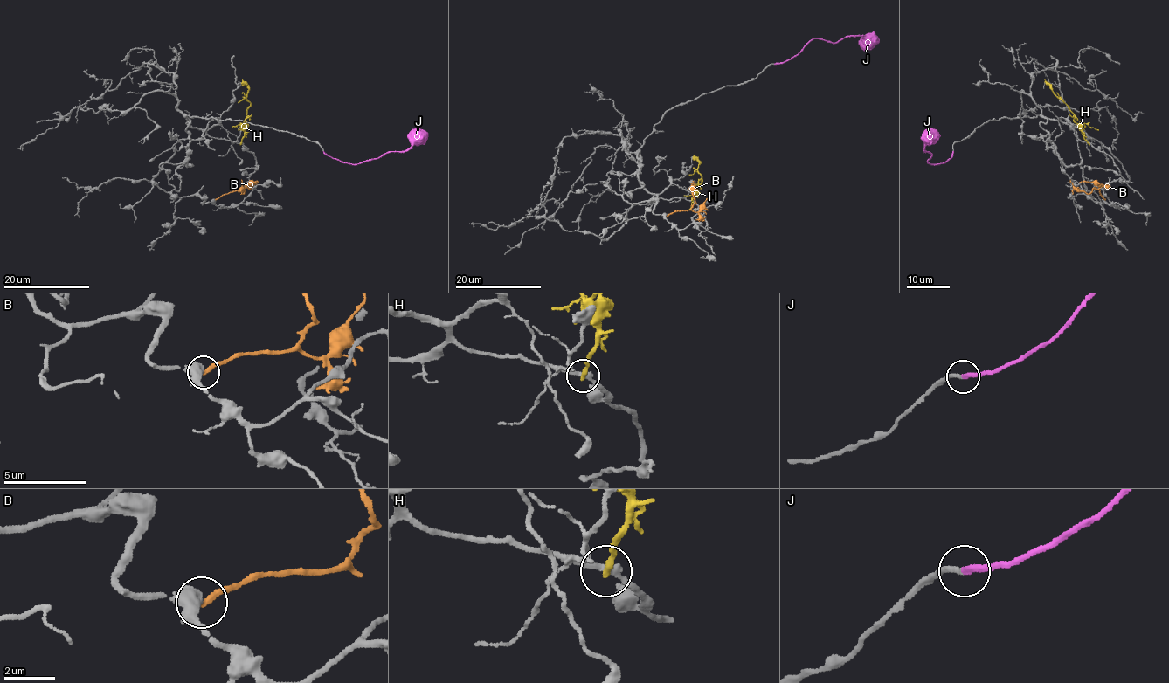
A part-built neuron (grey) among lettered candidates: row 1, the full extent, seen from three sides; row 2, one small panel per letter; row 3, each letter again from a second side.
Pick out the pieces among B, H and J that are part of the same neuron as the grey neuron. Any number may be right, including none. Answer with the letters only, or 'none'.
J

